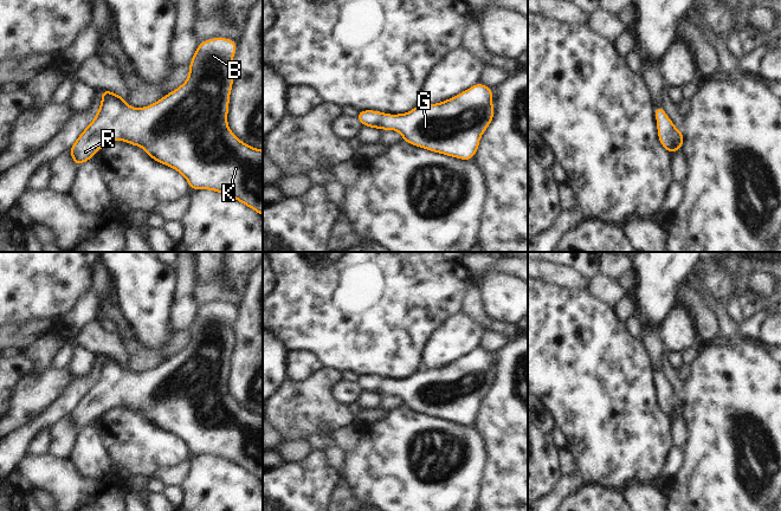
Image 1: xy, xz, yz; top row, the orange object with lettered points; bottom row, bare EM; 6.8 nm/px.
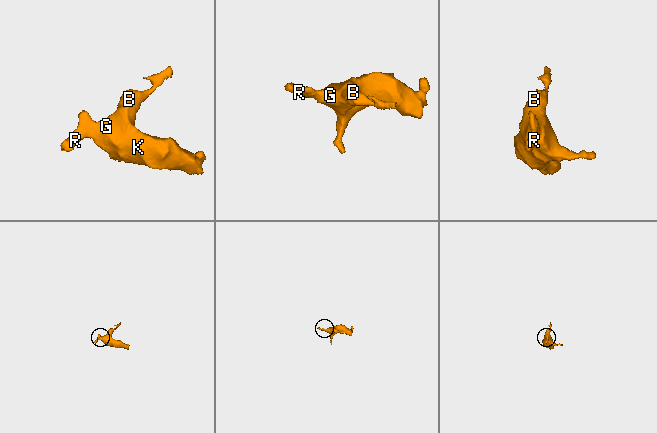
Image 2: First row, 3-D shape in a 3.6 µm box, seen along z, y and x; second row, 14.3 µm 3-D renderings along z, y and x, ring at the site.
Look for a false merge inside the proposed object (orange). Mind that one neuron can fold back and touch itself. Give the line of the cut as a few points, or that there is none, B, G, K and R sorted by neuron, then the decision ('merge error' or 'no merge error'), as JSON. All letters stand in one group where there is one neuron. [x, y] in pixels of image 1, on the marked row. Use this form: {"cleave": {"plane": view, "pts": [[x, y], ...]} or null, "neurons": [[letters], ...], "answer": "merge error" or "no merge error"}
{"cleave": null, "neurons": [["B", "G", "K", "R"]], "answer": "no merge error"}

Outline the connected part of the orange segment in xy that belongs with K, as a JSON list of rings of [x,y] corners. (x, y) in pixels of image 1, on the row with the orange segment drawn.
[[[213,38],[198,44],[187,80],[156,103],[136,109],[112,91],[101,90],[102,103],[92,119],[70,149],[77,167],[116,140],[140,145],[159,163],[181,173],[194,192],[211,189],[226,194],[263,216],[263,150],[245,144],[227,125],[232,58],[237,40]]]

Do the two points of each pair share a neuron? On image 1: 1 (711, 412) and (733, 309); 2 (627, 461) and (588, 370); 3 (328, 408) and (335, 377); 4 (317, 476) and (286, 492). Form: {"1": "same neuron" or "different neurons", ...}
{"1": "different neurons", "2": "same neuron", "3": "same neuron", "4": "same neuron"}

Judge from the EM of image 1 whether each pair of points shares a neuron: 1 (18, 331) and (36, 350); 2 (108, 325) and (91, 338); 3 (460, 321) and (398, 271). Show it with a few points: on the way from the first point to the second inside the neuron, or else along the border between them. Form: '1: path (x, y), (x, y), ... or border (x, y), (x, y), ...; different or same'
1: border (47, 331), (37, 336), (19, 350); different
2: border (99, 321), (99, 327), (103, 330), (115, 334); different
3: border (460, 309), (449, 316), (432, 332); different

